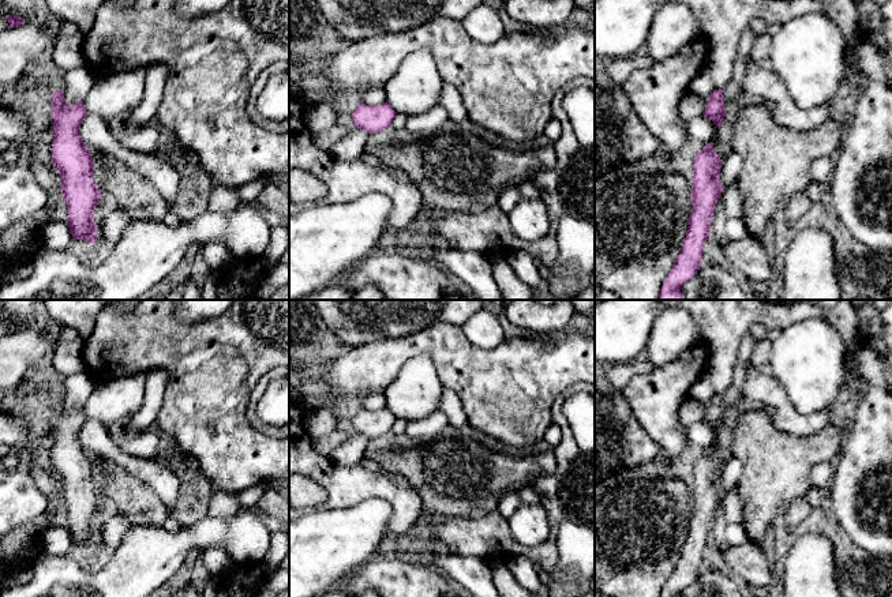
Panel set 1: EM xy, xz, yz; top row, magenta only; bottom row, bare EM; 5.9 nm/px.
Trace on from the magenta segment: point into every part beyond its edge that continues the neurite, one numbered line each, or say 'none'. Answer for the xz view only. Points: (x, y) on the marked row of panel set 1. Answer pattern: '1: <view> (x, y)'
none

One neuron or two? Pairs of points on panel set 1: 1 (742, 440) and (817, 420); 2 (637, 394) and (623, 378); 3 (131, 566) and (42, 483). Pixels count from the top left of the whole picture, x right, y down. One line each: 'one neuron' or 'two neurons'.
1: two neurons
2: two neurons
3: two neurons

